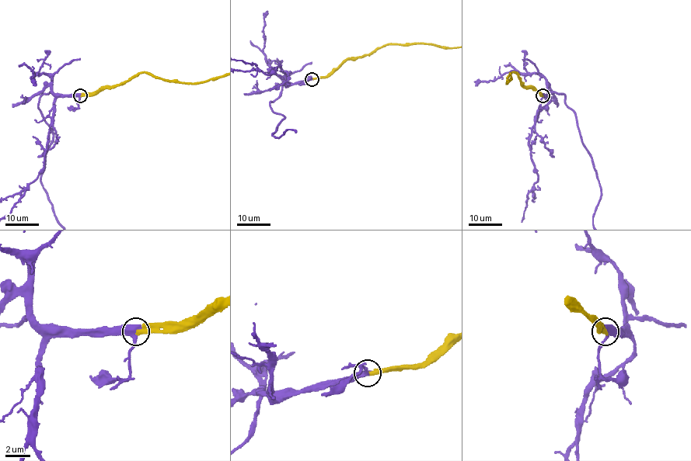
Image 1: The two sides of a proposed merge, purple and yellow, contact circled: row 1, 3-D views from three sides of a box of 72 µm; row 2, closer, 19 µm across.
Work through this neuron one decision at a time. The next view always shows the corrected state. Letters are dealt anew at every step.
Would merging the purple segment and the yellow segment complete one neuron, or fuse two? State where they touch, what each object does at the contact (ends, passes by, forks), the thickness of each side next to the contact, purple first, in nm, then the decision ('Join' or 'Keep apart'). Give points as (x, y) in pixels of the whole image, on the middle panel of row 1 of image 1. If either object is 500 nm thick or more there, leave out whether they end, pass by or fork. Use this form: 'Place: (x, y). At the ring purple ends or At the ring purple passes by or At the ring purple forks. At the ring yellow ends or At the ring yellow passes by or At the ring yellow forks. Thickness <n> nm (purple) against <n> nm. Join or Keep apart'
Place: (312, 79). At the ring purple passes by. At the ring yellow ends. Thickness 400 nm (purple) against 360 nm. Join

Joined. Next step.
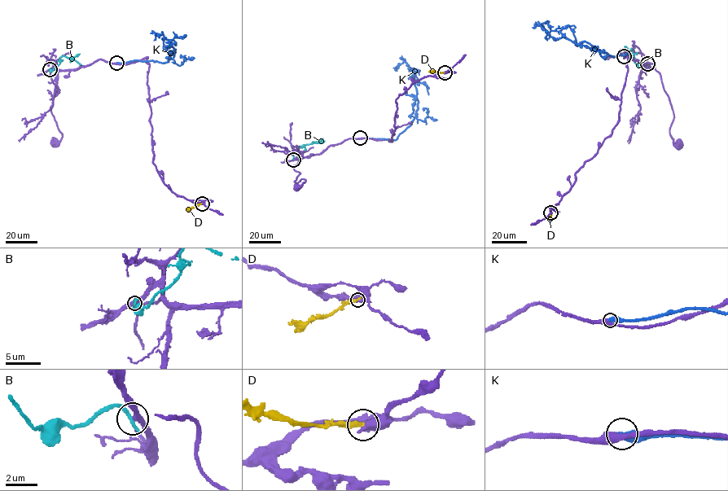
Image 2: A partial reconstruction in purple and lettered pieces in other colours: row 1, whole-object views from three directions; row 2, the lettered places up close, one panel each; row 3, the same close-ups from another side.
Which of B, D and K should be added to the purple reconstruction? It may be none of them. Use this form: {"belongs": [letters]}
{"belongs": []}

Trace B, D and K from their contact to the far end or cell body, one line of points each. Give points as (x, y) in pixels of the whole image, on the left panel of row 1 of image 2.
B: (50, 69), (52, 70), (59, 63), (63, 56), (81, 64)
D: (202, 203), (186, 209)
K: (116, 63), (166, 63), (174, 53), (170, 41), (186, 37)

